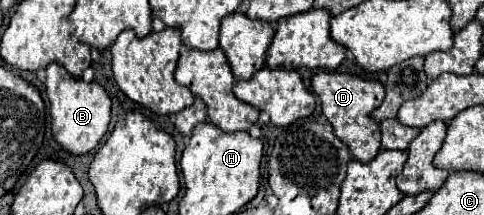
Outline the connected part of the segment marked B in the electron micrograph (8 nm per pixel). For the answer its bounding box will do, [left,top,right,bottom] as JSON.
[46,63,110,155]

